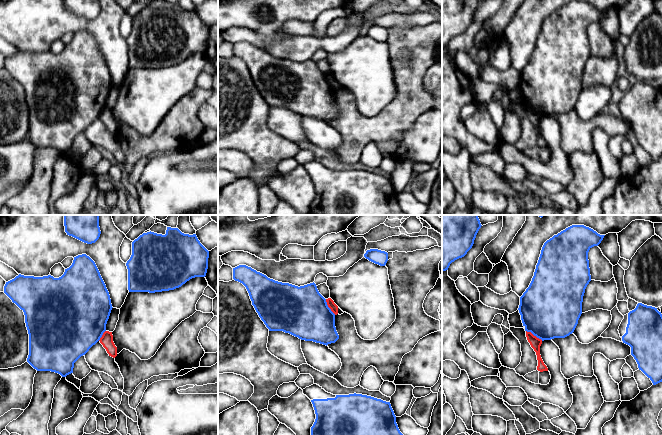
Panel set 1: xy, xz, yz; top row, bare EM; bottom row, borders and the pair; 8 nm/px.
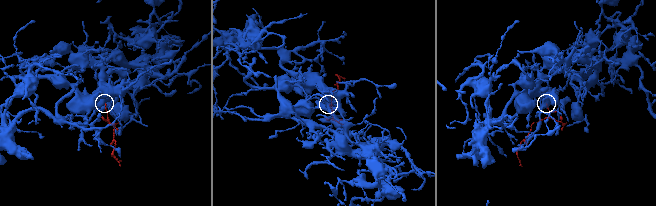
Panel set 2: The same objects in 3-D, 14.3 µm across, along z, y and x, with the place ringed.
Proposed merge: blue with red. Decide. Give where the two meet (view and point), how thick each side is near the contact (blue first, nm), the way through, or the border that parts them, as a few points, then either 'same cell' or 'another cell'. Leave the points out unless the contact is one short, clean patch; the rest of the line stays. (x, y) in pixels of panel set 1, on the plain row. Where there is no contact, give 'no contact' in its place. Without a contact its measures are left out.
meets blue in yz at (534, 111); 480 nm thick on the blue side, 90 nm on the other; border along yz (526, 106), (542, 116); another cell

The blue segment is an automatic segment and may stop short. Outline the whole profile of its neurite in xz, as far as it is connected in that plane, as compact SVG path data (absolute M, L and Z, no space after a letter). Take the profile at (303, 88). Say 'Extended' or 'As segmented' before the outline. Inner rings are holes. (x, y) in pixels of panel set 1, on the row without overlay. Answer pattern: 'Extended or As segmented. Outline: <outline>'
As segmented. Outline: M246 41L233 44L233 55L246 63L269 107L283 107L326 122L339 115L335 90L314 58L298 63L270 55Z

